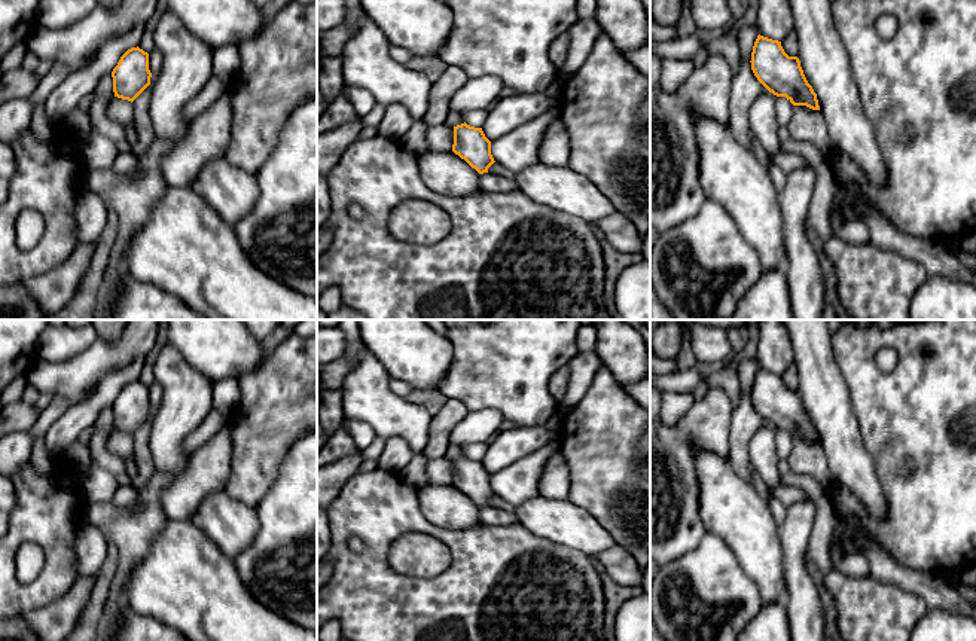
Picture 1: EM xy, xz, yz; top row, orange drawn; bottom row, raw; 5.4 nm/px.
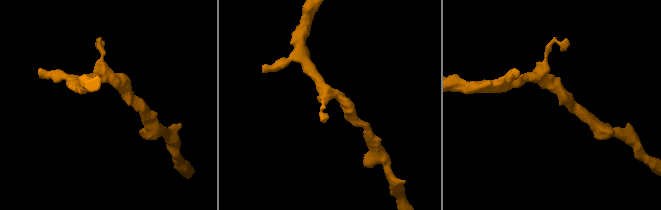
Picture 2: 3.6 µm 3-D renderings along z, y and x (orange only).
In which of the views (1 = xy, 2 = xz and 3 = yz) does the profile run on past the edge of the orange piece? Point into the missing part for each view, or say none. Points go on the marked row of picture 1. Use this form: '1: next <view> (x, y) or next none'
1: next none
2: next none
3: next none

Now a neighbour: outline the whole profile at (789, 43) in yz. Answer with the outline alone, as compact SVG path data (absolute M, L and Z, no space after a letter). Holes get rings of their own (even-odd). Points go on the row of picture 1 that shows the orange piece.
M790 31L783 40L781 40L781 46L784 49L784 52L789 57L797 57L799 55L799 45L797 45L797 37L794 31Z

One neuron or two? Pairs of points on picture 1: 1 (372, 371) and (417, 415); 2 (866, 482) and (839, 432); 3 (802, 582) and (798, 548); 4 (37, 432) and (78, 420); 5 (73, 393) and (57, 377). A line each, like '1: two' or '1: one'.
1: one
2: one
3: one
4: two
5: one

